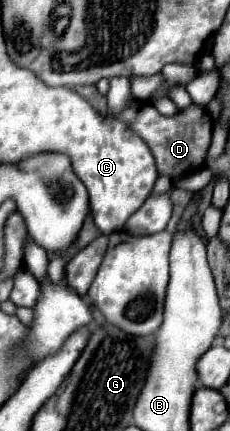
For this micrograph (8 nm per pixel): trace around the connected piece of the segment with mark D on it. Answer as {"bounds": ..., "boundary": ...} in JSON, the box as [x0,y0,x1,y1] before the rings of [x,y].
{"bounds":[117,101,213,177],"boundary":[[[135,101],[129,109],[125,109],[121,115],[117,115],[117,119],[125,121],[149,145],[149,149],[157,161],[157,171],[161,175],[177,177],[183,173],[191,173],[205,163],[207,149],[211,145],[213,121],[203,107],[191,105],[173,117],[163,117],[151,103]]]}

